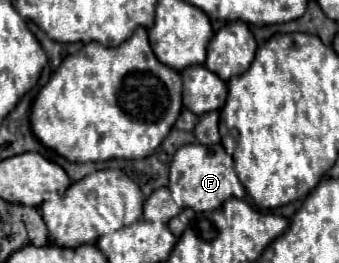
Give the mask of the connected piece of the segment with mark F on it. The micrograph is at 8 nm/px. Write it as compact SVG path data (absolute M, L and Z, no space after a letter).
M186 144L172 158L168 188L172 192L172 198L184 208L192 208L196 212L214 210L216 206L222 206L230 196L242 196L242 192L236 190L236 184L238 176L234 172L232 156L226 154L222 144Z

